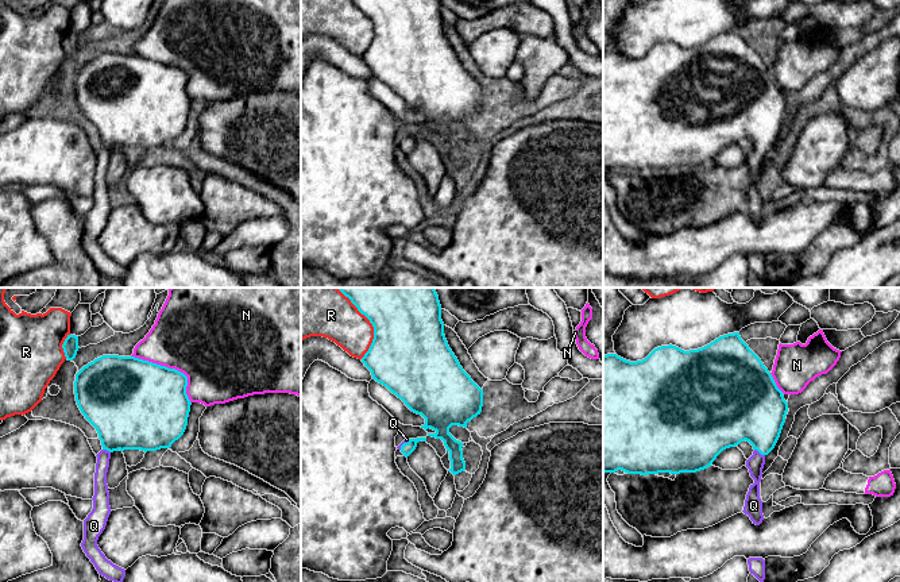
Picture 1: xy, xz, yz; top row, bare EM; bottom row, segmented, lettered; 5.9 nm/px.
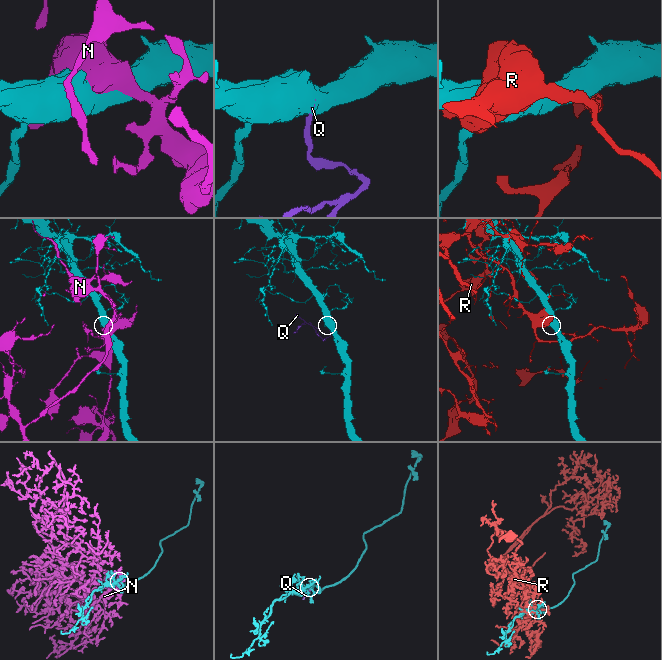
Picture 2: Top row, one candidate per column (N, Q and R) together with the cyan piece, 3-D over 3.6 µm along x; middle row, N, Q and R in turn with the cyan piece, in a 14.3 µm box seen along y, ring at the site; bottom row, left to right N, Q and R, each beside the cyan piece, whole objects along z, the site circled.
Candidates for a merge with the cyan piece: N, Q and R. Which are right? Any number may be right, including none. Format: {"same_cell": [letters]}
{"same_cell": ["Q"]}

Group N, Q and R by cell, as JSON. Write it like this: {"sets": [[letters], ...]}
{"sets": [["N"], ["Q"], ["R"]]}

